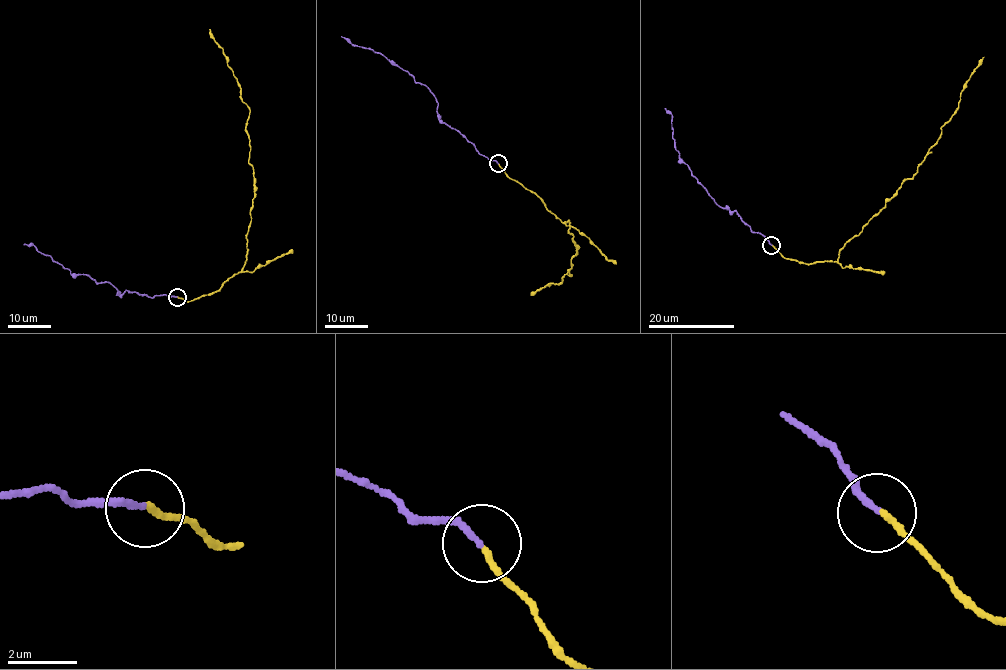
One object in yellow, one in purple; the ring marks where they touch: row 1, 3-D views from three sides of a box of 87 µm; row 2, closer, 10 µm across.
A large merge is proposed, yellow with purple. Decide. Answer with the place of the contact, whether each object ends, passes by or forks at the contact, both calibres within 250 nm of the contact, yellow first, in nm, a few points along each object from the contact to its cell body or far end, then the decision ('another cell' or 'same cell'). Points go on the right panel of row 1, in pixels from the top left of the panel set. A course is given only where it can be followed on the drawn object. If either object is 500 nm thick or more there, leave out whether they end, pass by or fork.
(771, 245) | yellow ends | purple ends | 170/170 nm | yellow via (772, 245), (783, 257), (801, 263), (836, 262), (839, 250), (918, 171), (983, 57) | purple via (771, 245), (764, 235), (752, 232), (735, 211), (720, 207), (692, 175), (676, 150), (671, 115), (665, 108) | same cell

